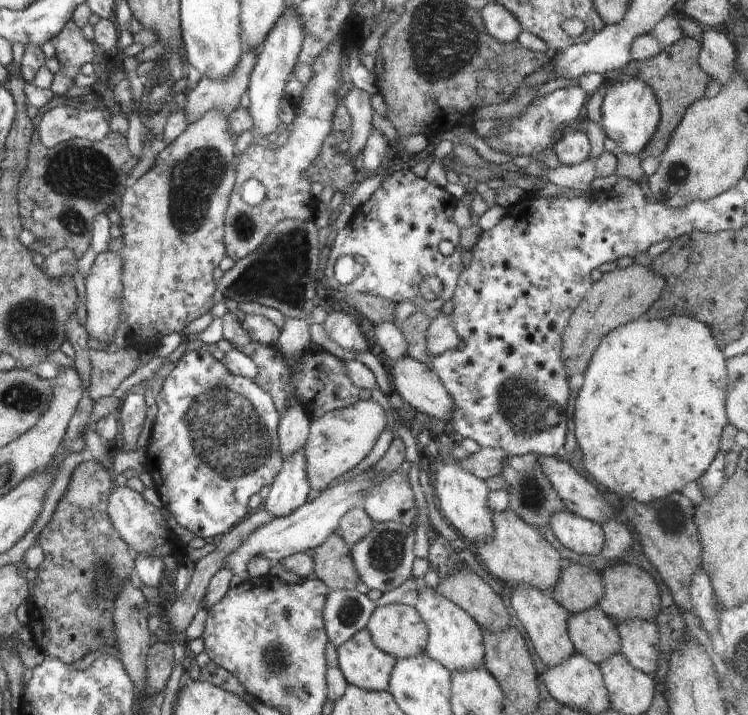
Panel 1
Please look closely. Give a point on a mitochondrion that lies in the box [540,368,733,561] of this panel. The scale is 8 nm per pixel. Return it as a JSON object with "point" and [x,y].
{"point":[671,520]}

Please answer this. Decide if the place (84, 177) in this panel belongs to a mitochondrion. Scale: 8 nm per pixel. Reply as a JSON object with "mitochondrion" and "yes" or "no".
{"mitochondrion":"yes"}

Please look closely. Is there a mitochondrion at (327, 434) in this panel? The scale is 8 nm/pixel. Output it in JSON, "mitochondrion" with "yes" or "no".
{"mitochondrion":"yes"}

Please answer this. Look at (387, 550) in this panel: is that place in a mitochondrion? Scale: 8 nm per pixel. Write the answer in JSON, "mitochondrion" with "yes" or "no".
{"mitochondrion":"yes"}

